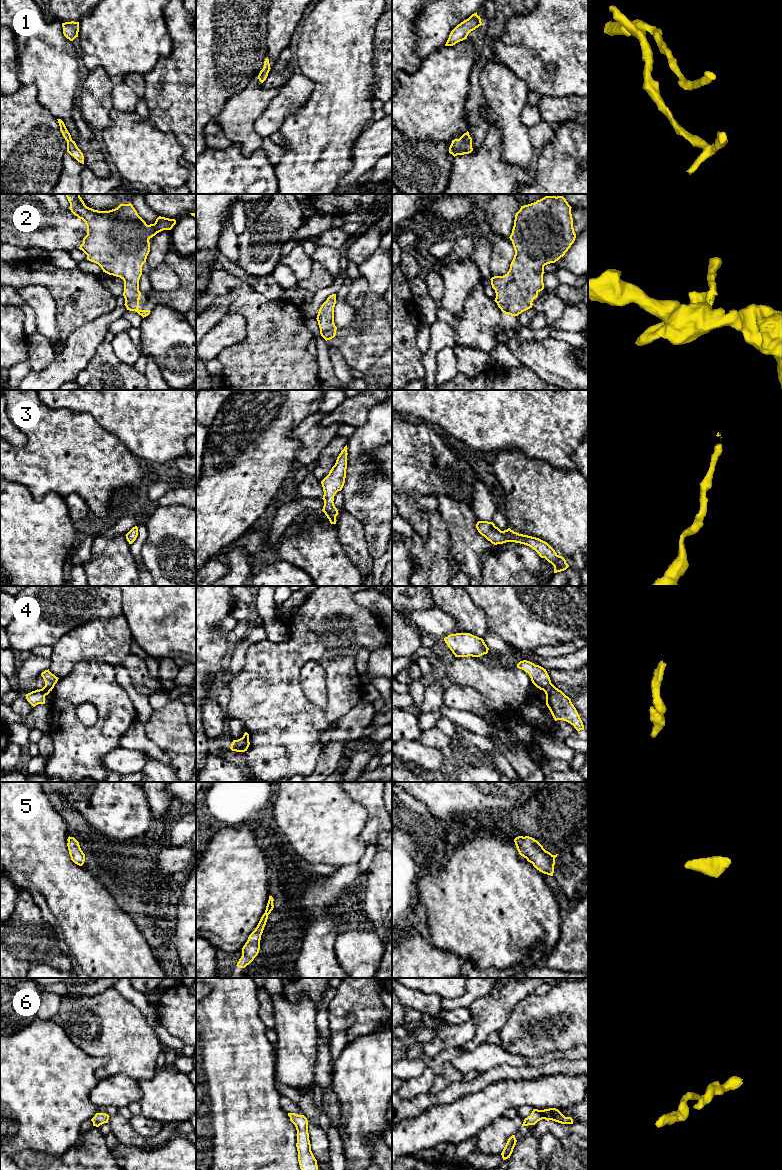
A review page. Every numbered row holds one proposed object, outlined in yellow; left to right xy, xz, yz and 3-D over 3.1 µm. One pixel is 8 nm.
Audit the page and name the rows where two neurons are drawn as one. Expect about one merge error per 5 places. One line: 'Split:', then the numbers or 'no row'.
Split: no row

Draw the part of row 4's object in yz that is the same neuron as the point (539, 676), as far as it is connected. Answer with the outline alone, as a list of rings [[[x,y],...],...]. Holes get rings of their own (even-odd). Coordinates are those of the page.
[[[527,660],[520,661],[517,668],[528,673],[532,683],[545,692],[546,705],[555,721],[563,720],[573,725],[577,731],[584,730],[583,722],[571,699],[551,683],[546,669]]]

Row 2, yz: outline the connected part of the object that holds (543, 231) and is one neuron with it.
[[[545,196],[534,203],[521,206],[516,213],[509,237],[515,250],[510,269],[503,276],[490,279],[496,293],[494,301],[503,313],[518,316],[532,308],[533,300],[544,289],[544,266],[563,257],[575,241],[571,208],[563,196]]]

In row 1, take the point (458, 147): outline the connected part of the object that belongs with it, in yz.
[[[467,131],[459,139],[452,140],[449,147],[449,153],[454,157],[457,155],[469,154],[473,151],[472,148],[472,138]]]

